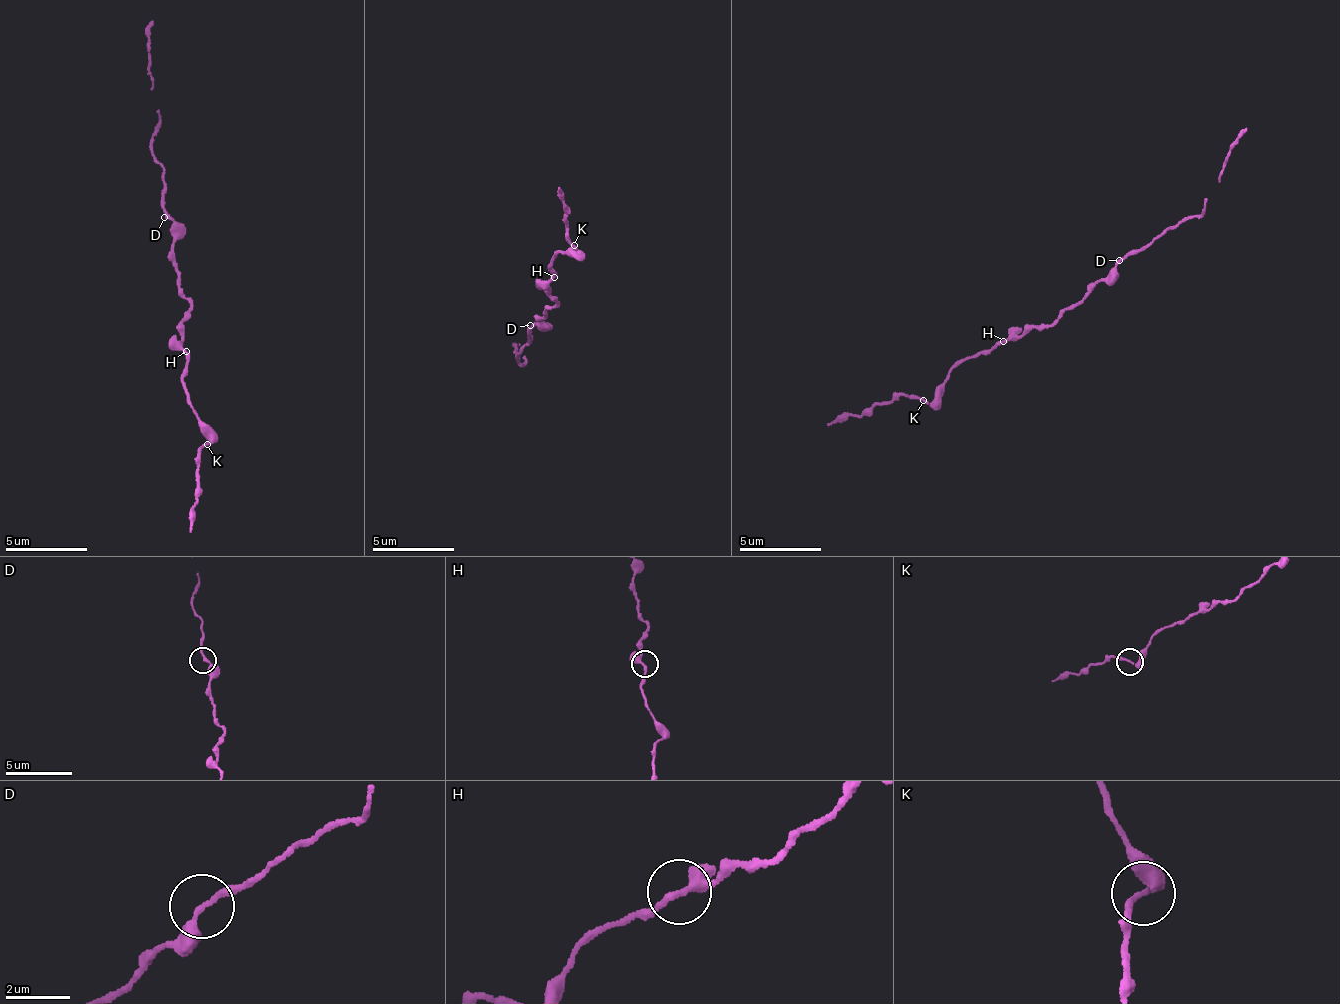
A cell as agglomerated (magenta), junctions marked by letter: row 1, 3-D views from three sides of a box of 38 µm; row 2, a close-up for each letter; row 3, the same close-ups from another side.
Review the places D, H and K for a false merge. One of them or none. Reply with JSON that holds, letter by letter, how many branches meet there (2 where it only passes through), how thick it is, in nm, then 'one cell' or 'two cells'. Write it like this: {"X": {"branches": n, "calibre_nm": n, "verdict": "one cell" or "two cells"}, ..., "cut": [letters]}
{"D": {"branches": 2, "calibre_nm": 200, "verdict": "one cell"}, "H": {"branches": 2, "calibre_nm": 240, "verdict": "one cell"}, "K": {"branches": 2, "calibre_nm": 260, "verdict": "one cell"}, "cut": []}

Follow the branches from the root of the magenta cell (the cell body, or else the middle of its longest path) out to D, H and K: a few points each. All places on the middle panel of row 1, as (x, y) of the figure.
D: (546, 305), (546, 314), (539, 323), (530, 325)
H: (546, 305), (554, 303), (550, 288), (554, 277)
K: (546, 305), (554, 303), (550, 288), (553, 253), (577, 249), (573, 245)

